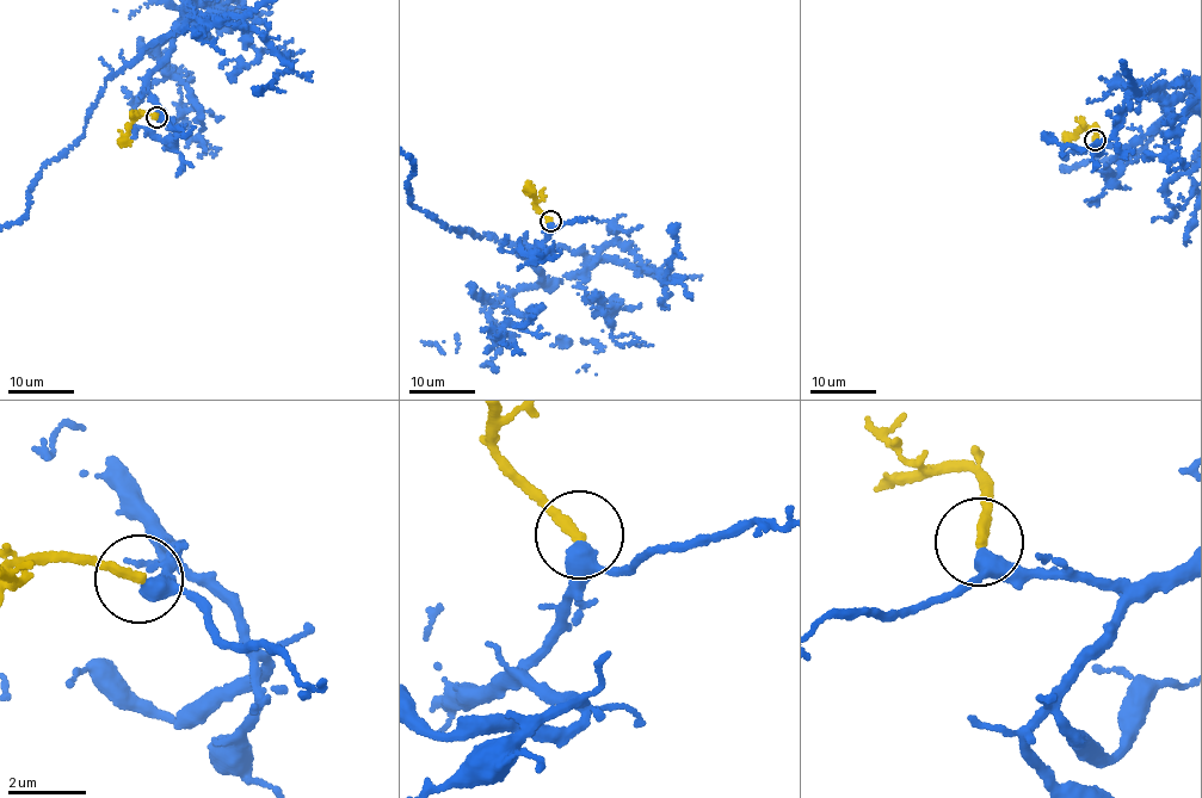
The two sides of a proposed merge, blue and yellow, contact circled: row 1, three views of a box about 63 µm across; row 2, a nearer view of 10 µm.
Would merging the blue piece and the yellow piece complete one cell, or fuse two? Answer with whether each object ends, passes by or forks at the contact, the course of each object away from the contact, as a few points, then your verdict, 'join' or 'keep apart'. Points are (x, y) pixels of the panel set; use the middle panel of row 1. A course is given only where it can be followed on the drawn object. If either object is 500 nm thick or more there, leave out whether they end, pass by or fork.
blue passes by | yellow ends | blue via (549, 222), (521, 253), (543, 282), (586, 255), (452, 229) | yellow via (549, 222), (536, 206), (536, 197), (529, 193), (525, 181) | join

